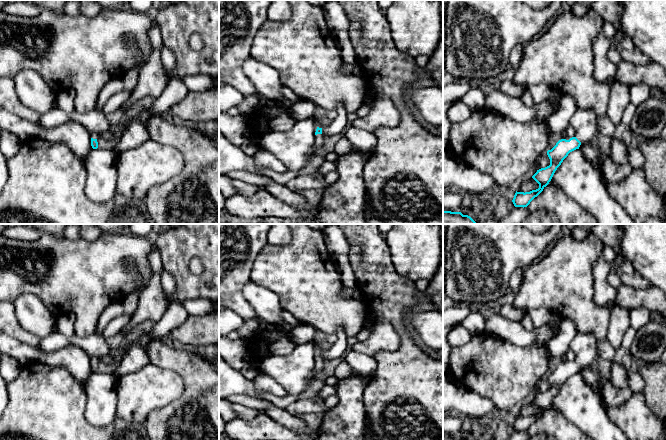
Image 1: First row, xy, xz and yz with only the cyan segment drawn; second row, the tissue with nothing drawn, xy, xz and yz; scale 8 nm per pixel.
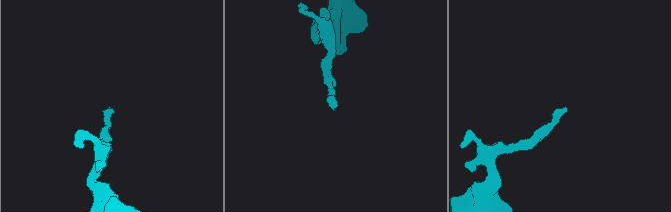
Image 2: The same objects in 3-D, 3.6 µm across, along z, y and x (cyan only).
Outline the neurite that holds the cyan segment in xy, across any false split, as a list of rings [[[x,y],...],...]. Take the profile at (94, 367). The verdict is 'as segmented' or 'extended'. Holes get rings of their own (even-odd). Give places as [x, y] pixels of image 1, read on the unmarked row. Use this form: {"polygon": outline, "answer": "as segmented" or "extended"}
{"polygon": [[[55,332],[42,338],[38,346],[45,352],[53,352],[65,348],[70,344],[82,348],[90,355],[91,370],[93,373],[98,372],[97,364],[103,356],[108,355],[110,350],[103,333],[93,334],[86,337],[68,337]]], "answer": "extended"}

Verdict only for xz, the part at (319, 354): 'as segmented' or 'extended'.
extended

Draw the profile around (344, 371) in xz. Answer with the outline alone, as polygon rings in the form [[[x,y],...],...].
[[[343,361],[334,372],[334,377],[338,380],[349,379],[353,377],[358,377],[359,375],[355,370],[345,361]]]

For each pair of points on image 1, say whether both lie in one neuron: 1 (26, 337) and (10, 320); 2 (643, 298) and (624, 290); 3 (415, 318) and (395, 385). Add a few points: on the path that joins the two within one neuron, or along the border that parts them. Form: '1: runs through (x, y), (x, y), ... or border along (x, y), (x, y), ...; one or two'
1: runs through (22, 334), (12, 324); one
2: runs through (638, 298), (632, 298), (629, 295); one
3: border along (411, 310), (407, 321); two

